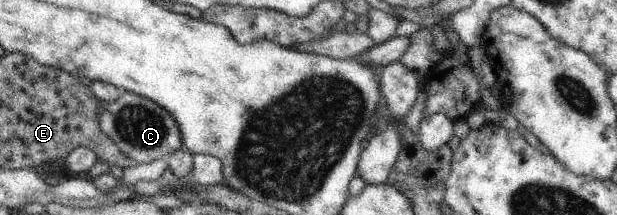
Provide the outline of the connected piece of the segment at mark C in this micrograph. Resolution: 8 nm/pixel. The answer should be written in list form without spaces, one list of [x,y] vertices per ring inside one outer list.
[[[125,91],[116,101],[109,103],[101,115],[99,126],[101,131],[112,139],[118,148],[138,164],[150,163],[154,159],[165,159],[183,148],[181,131],[172,114],[154,100],[146,99],[137,93]]]

